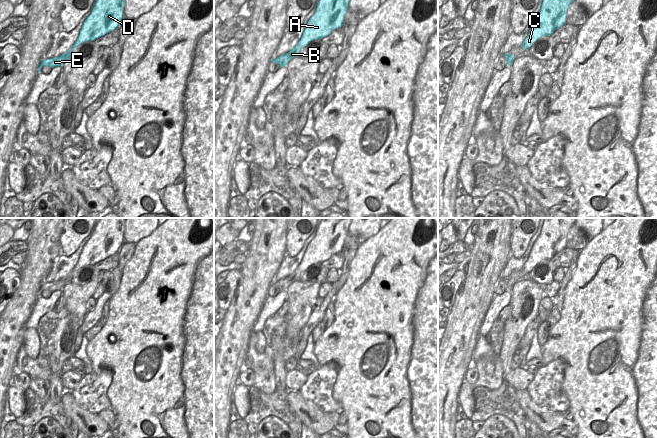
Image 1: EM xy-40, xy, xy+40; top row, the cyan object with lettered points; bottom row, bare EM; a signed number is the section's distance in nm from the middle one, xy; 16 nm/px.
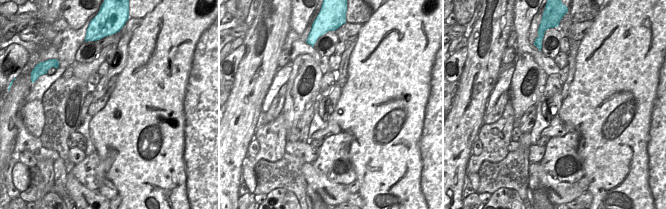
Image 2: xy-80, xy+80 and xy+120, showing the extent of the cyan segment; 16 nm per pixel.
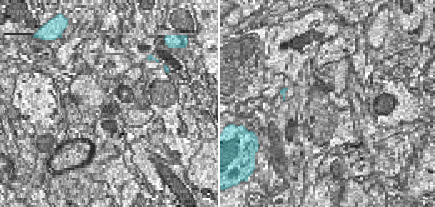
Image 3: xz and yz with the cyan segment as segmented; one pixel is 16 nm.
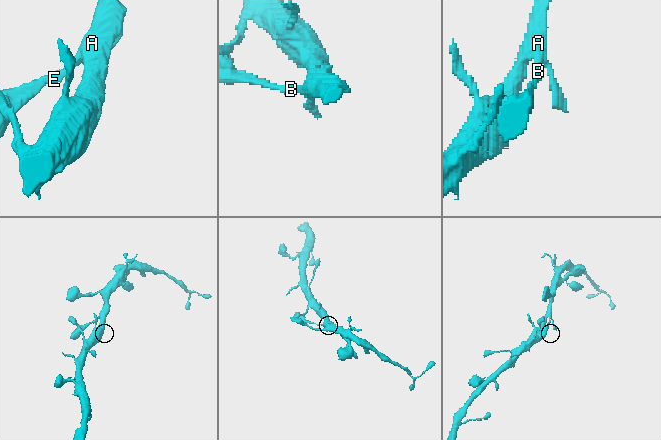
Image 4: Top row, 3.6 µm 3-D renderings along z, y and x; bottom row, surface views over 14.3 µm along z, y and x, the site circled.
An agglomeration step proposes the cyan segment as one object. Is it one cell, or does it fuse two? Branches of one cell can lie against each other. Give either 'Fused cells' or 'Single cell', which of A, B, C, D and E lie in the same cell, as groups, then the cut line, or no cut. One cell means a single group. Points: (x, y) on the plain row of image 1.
Single cell. Groups: A B C D E. No split

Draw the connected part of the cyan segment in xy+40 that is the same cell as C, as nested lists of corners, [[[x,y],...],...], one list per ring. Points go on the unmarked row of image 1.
[[[545,218],[541,233],[534,242],[521,271],[528,274],[538,263],[550,260],[566,248],[567,234],[576,218]]]

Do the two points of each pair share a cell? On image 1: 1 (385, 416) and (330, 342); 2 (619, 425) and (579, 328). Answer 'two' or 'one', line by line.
1: one
2: one

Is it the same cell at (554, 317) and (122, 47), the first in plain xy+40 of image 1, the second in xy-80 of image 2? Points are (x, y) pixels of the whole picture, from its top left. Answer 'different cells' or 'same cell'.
same cell

